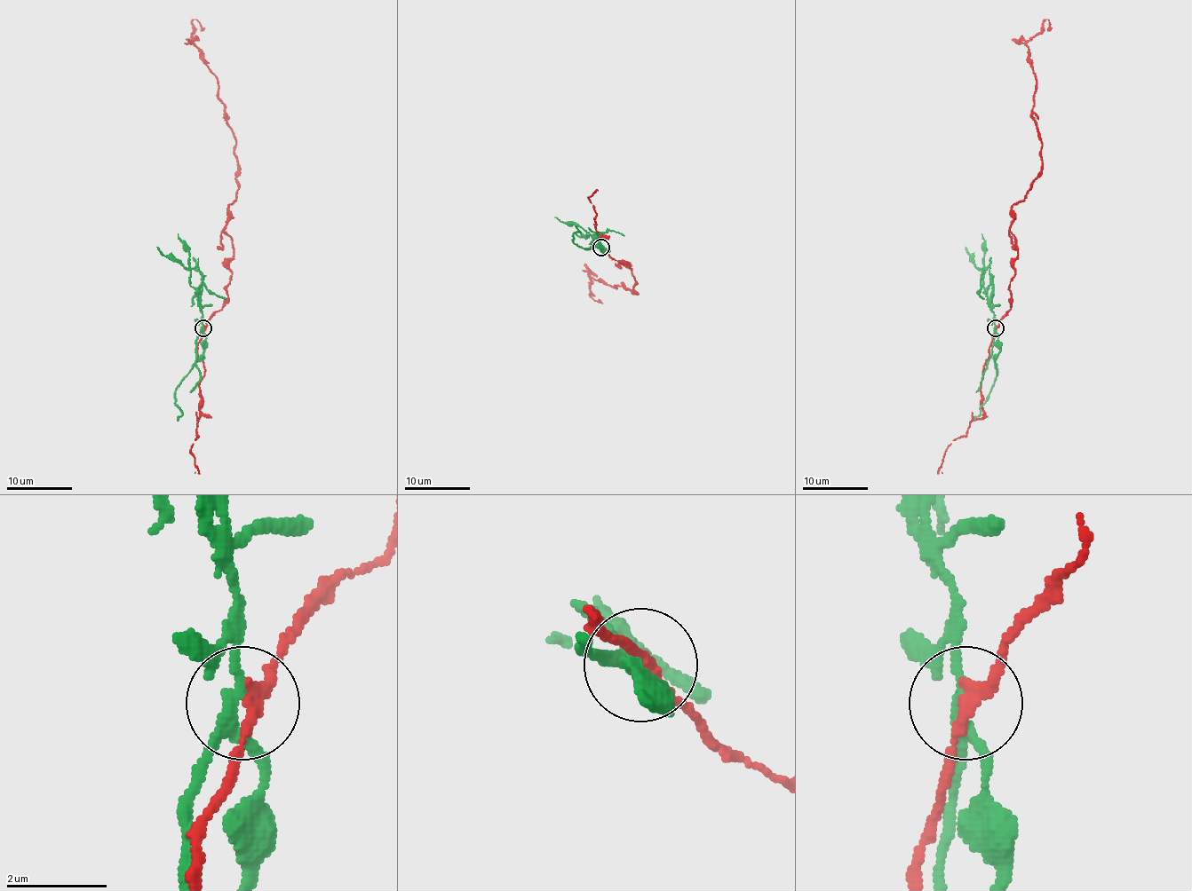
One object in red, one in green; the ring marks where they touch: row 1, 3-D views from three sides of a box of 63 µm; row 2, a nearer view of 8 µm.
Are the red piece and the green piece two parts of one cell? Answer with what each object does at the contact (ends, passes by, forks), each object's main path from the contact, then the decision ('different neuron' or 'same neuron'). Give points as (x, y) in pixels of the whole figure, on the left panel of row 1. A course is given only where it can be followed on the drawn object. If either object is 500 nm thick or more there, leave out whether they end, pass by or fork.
red passes by | green forks | red via (202, 328), (227, 297), (234, 254), (226, 231), (238, 184), (235, 138), (193, 21), (202, 31) | green via (202, 327), (196, 342), (198, 361), (175, 391), (175, 405), (181, 414), (177, 421) | different neuron

